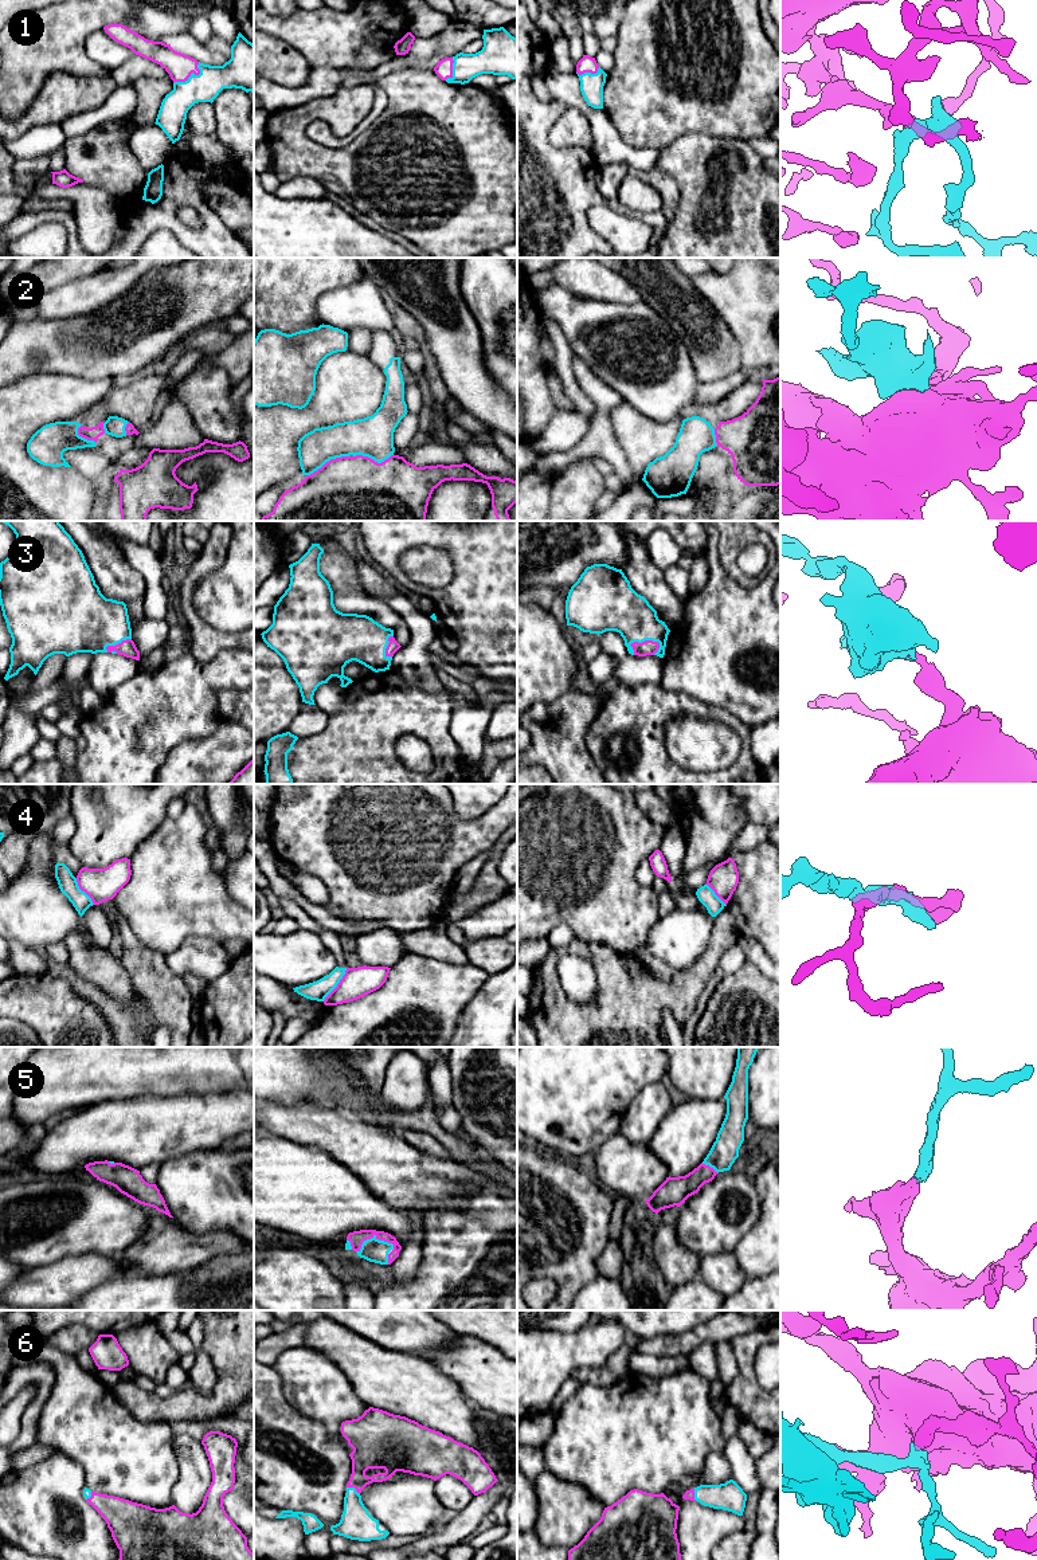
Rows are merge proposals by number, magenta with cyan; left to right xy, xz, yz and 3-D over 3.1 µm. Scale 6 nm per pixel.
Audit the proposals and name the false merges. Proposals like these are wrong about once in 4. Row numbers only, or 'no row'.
4

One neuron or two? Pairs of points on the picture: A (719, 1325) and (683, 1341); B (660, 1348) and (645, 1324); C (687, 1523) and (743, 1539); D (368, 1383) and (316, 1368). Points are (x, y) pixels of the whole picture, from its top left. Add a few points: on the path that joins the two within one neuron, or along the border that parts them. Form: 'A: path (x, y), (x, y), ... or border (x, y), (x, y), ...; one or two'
A: path (709, 1331), (692, 1339); one
B: border (684, 1331), (676, 1335), (656, 1335), (641, 1339); two
C: border (743, 1529), (723, 1537), (715, 1545); two
D: border (324, 1355), (341, 1370), (356, 1395), (364, 1403); two

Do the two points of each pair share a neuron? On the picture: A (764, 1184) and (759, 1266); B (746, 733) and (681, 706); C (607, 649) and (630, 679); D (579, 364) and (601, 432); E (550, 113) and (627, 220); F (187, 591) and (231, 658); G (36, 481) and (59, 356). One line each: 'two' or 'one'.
A: one
B: one
C: one
D: one
E: two
F: two
G: two

